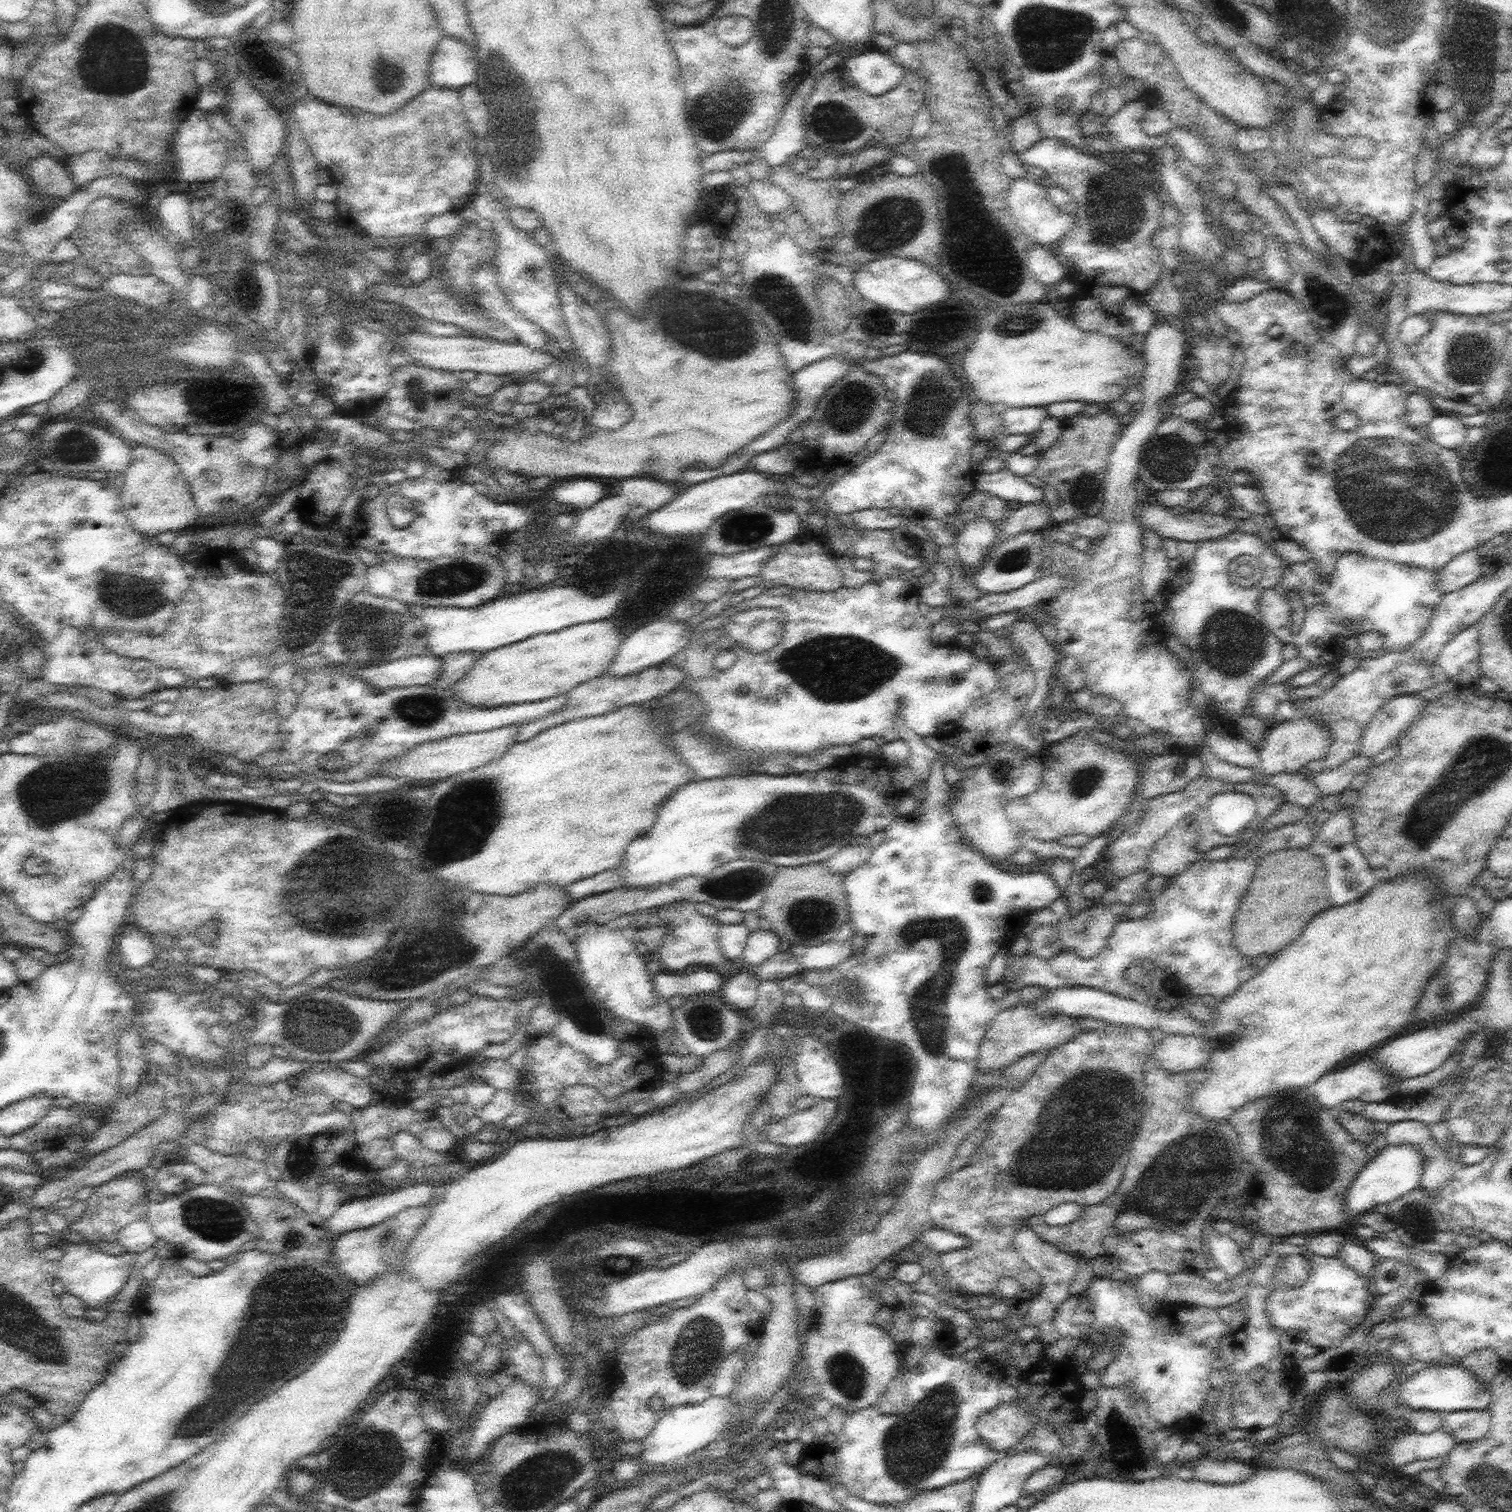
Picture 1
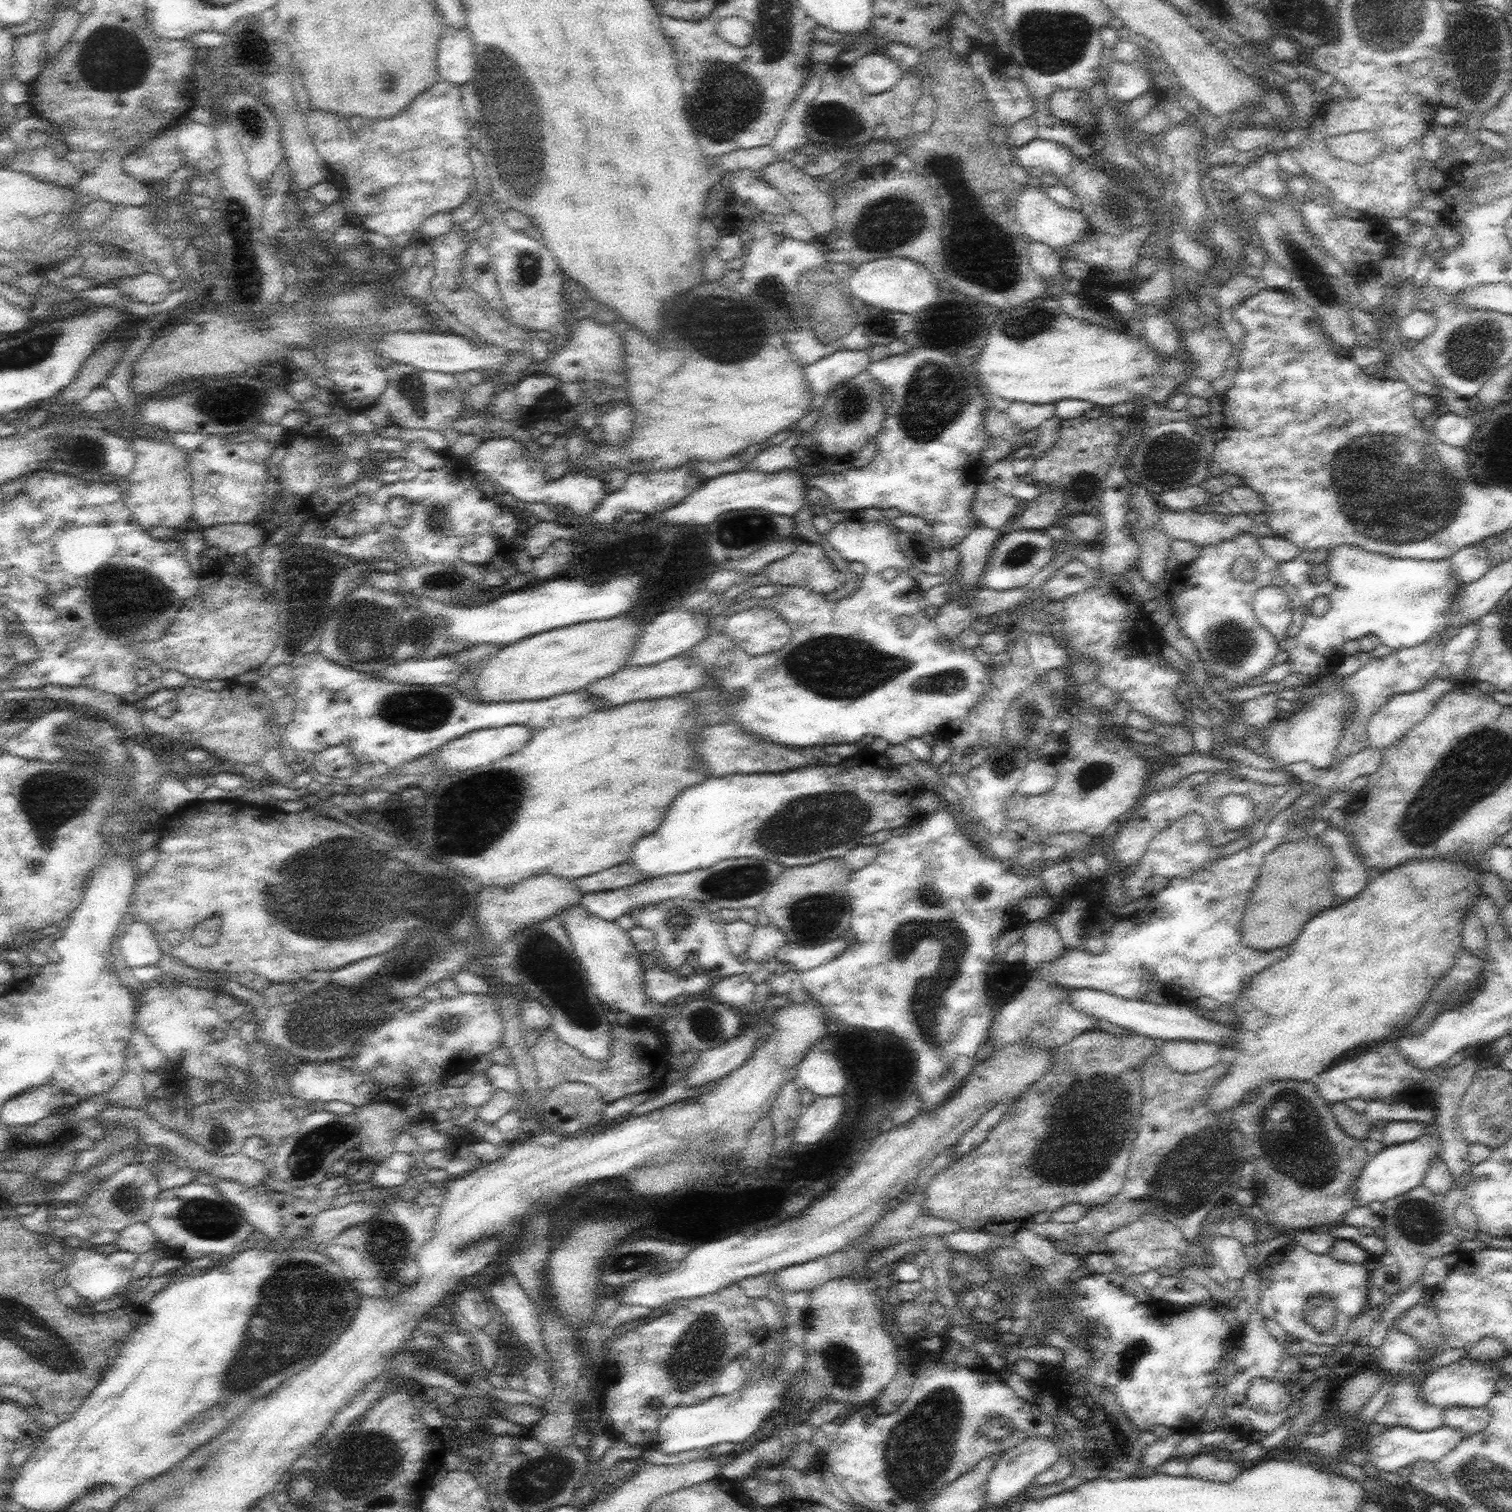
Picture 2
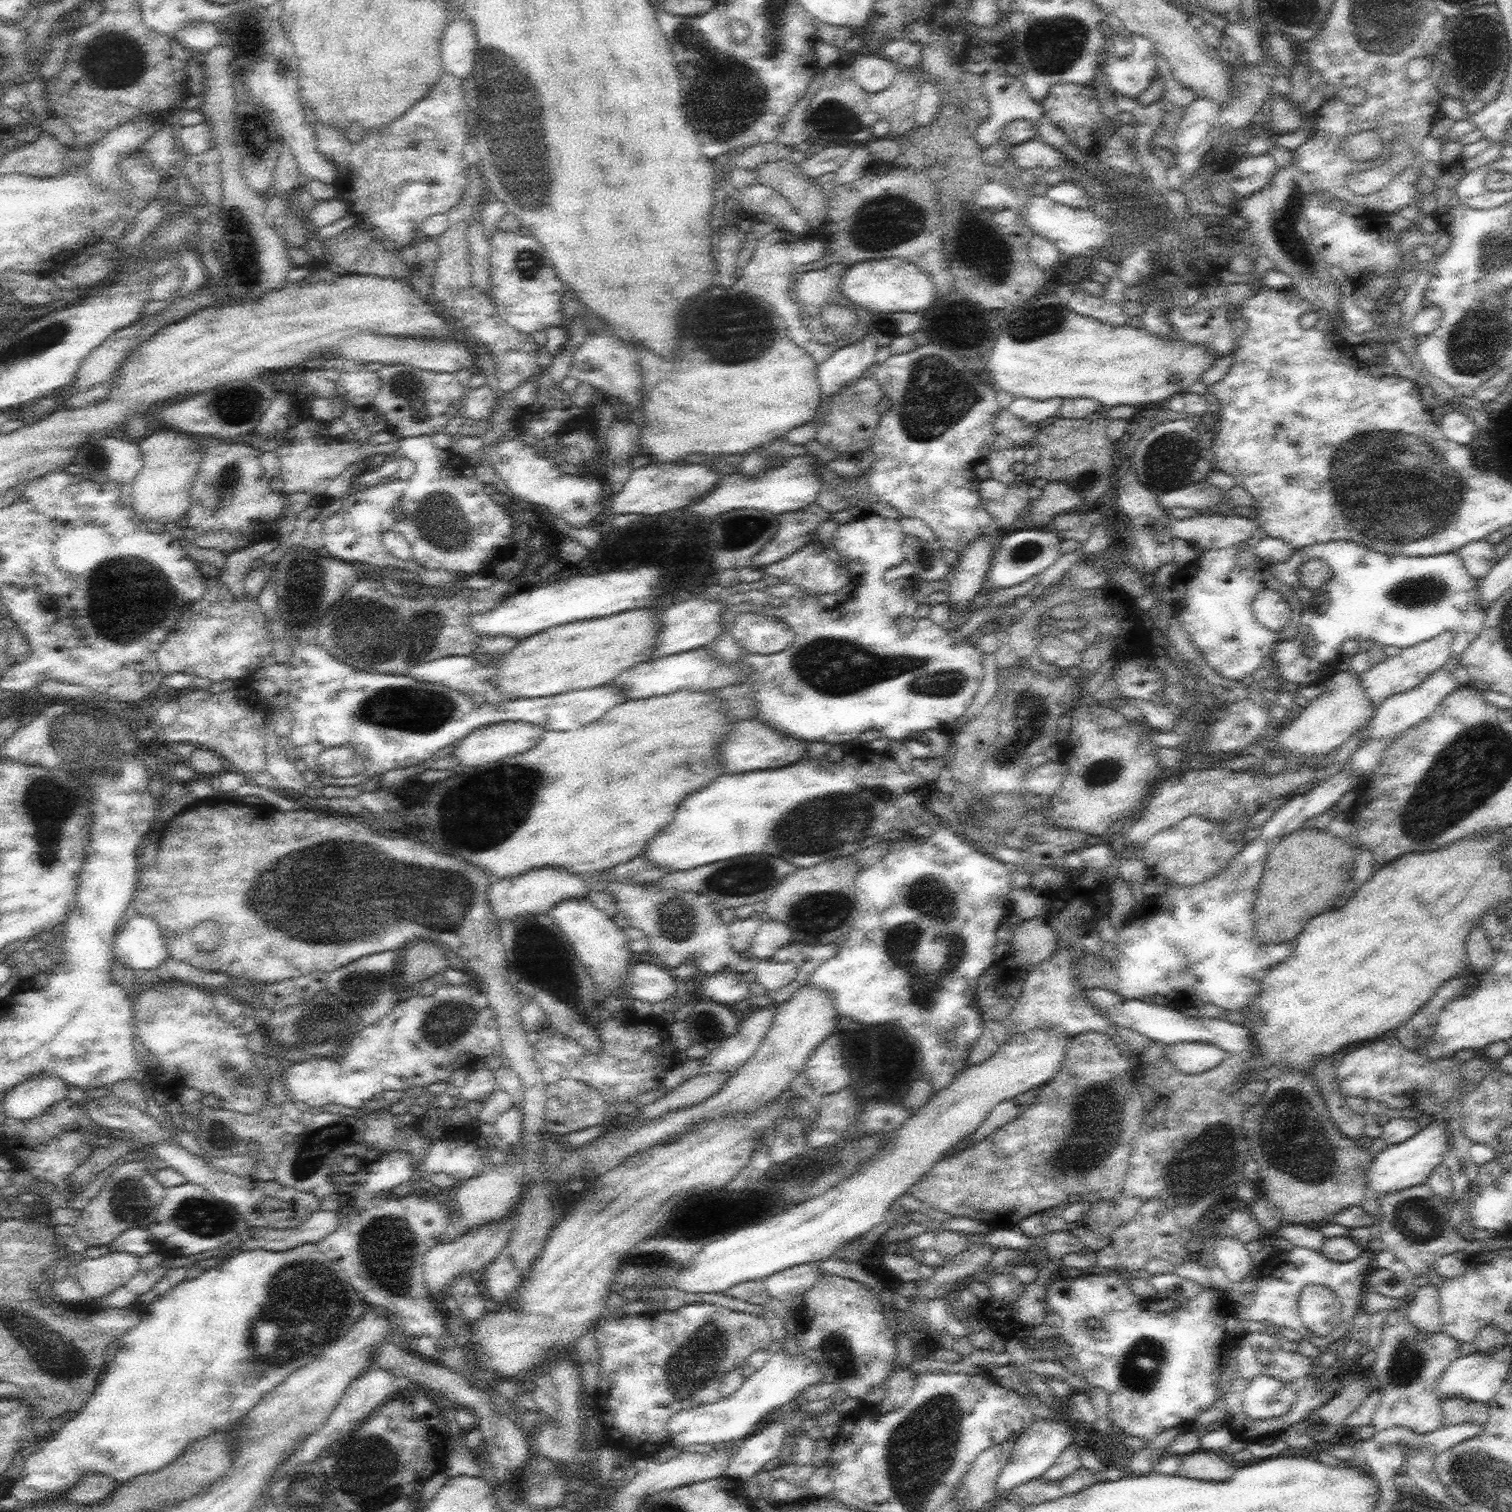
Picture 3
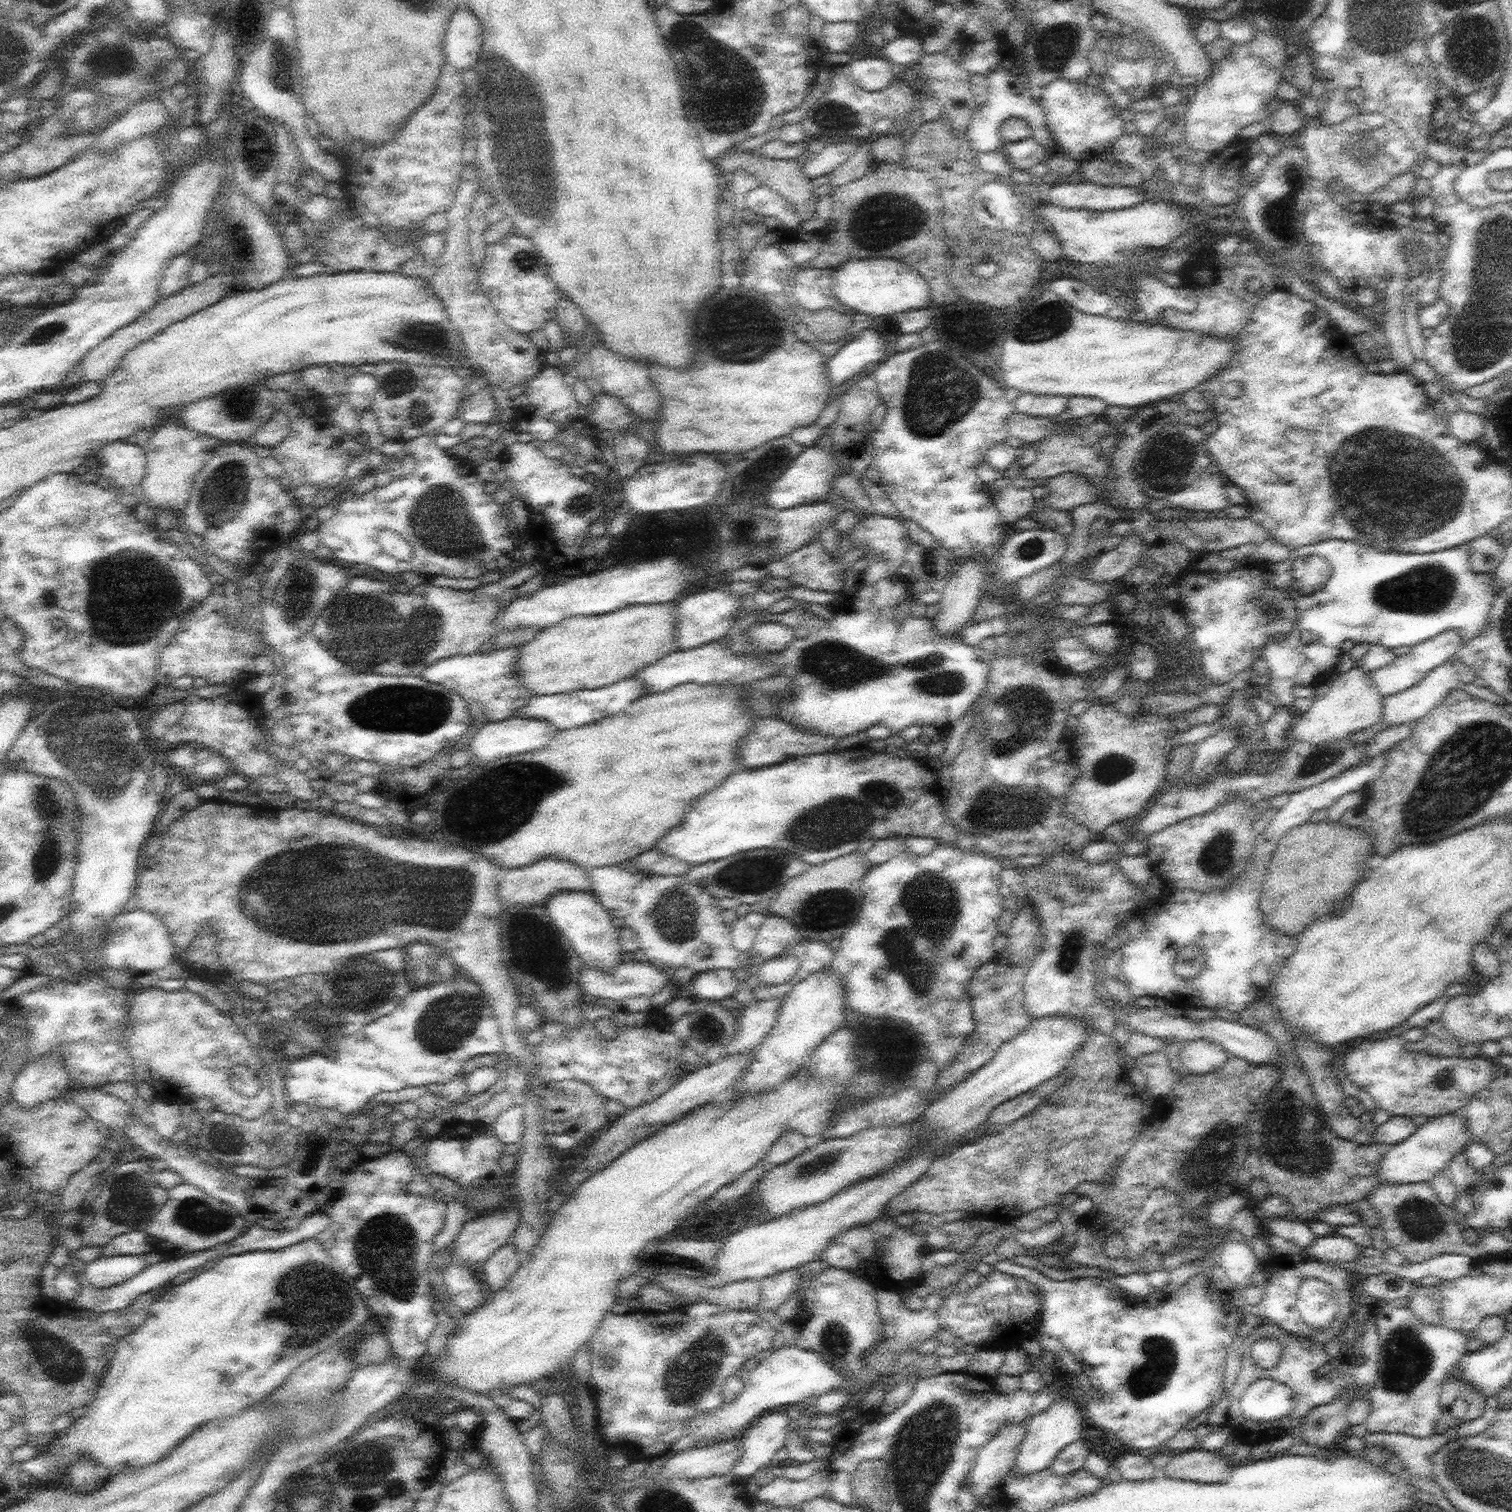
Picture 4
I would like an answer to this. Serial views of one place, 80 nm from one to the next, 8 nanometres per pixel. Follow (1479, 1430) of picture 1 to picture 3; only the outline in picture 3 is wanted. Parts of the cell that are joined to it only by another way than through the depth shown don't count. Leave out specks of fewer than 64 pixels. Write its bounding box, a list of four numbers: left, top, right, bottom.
[1441,1395,1489,1427]

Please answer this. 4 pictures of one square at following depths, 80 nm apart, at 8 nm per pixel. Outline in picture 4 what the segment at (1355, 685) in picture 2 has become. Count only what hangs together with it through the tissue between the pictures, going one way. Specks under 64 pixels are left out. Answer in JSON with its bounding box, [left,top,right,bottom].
[1370,628,1463,696]

